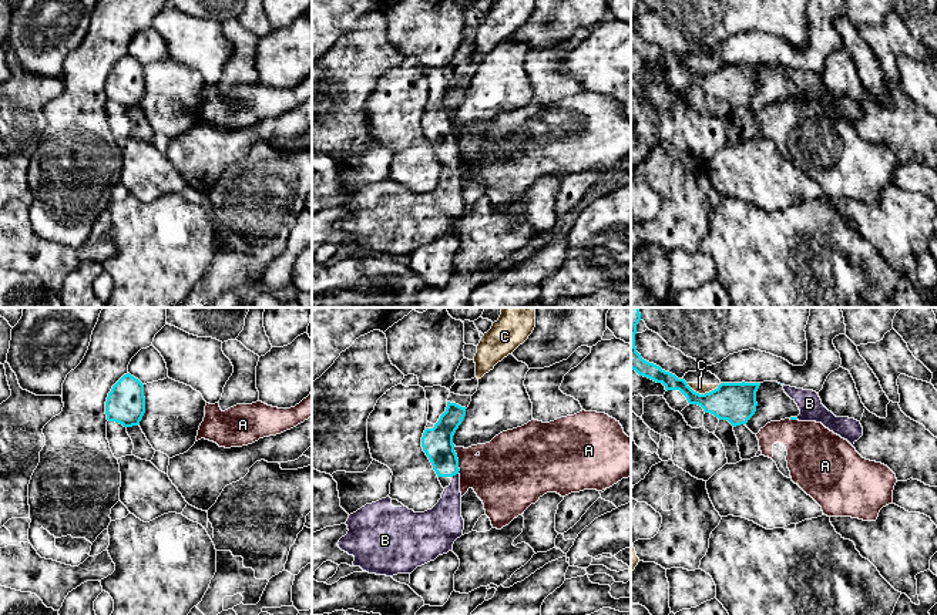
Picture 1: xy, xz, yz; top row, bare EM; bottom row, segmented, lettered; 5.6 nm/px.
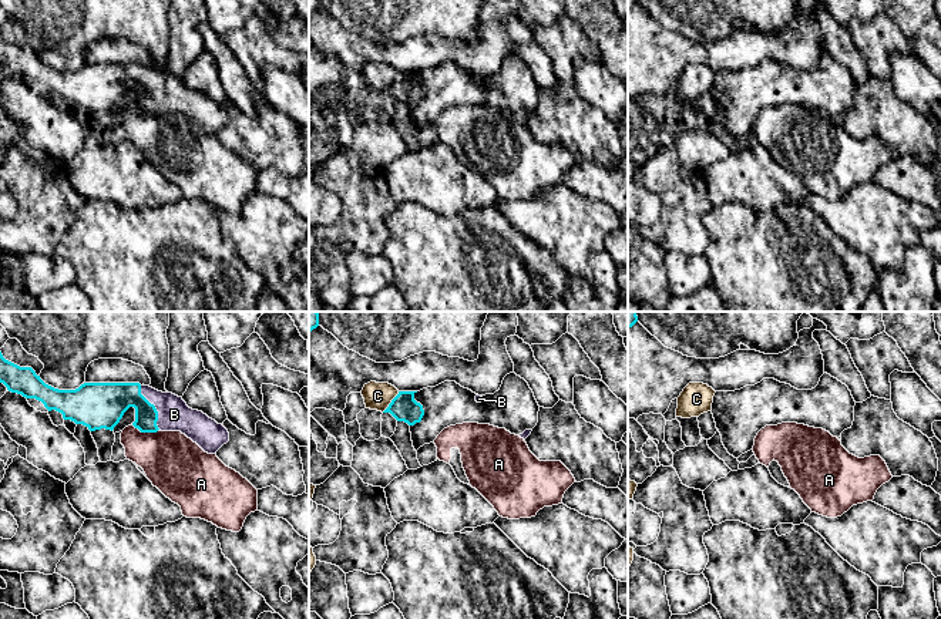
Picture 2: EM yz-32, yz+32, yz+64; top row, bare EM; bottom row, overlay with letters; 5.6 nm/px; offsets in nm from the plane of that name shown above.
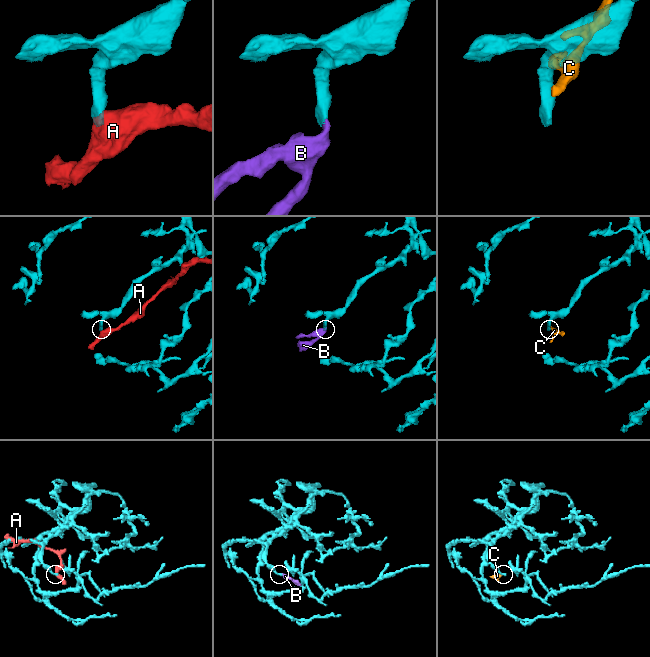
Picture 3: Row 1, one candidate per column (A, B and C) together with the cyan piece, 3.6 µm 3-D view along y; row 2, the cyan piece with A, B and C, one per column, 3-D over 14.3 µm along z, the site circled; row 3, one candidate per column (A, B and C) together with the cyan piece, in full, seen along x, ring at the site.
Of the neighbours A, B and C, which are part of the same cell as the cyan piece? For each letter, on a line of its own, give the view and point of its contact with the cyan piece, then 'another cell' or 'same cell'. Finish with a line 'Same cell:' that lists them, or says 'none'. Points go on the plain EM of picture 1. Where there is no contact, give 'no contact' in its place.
A: contact xz (457, 141); another cell
B: contact xz (454, 155); same cell
C: contact yz (705, 74); another cell
Same cell: B

